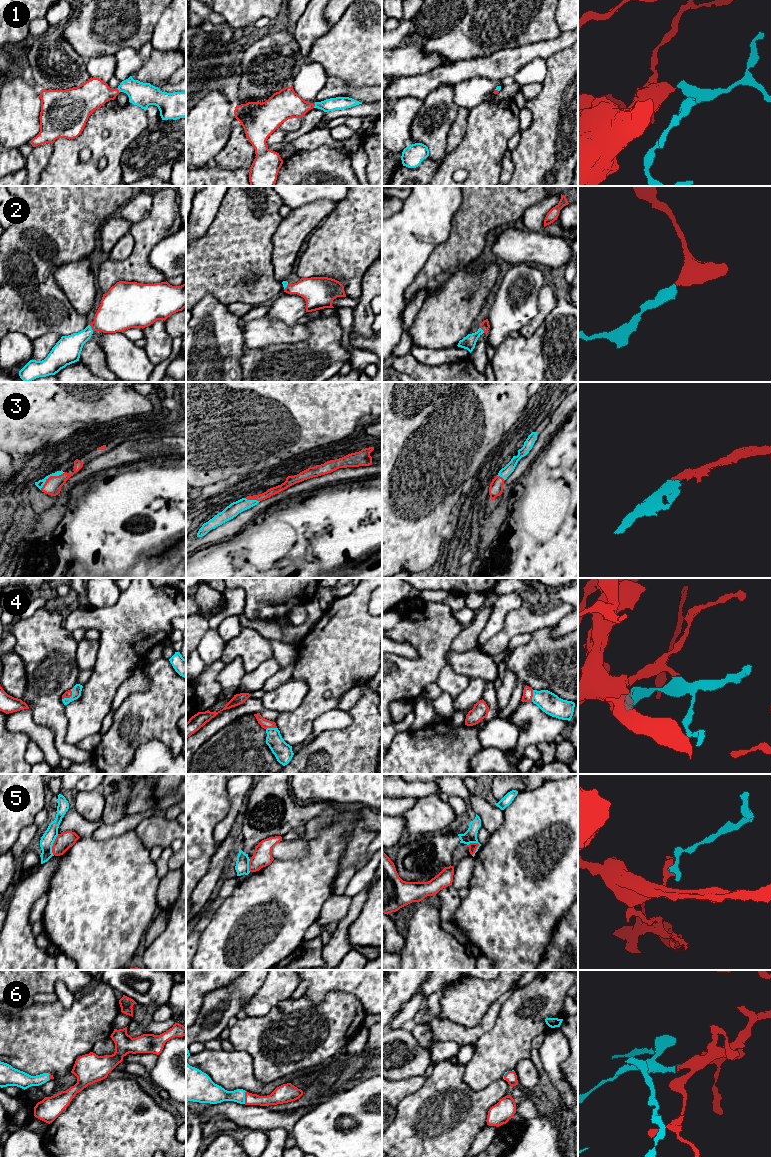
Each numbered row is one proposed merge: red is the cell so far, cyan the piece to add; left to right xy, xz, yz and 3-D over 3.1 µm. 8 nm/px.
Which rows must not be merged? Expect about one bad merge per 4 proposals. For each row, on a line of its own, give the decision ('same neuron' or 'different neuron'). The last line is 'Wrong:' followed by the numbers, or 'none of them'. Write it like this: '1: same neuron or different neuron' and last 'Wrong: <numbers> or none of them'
1: same neuron
2: same neuron
3: same neuron
4: same neuron
5: different neuron
6: same neuron
Wrong: 5

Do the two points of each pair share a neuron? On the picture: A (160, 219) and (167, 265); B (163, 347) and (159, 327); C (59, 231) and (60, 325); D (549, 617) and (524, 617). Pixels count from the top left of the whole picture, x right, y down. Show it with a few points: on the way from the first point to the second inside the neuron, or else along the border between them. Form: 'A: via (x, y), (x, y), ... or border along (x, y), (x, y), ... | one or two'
A: border along (175, 232), (162, 238), (153, 247), (148, 257) | two
B: via (159, 342), (159, 332) | one
C: via (46, 254), (46, 302) | one
D: via (543, 617), (530, 617) | one

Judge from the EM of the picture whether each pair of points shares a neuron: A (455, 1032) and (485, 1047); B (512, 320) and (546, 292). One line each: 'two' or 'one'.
A: two
B: two

